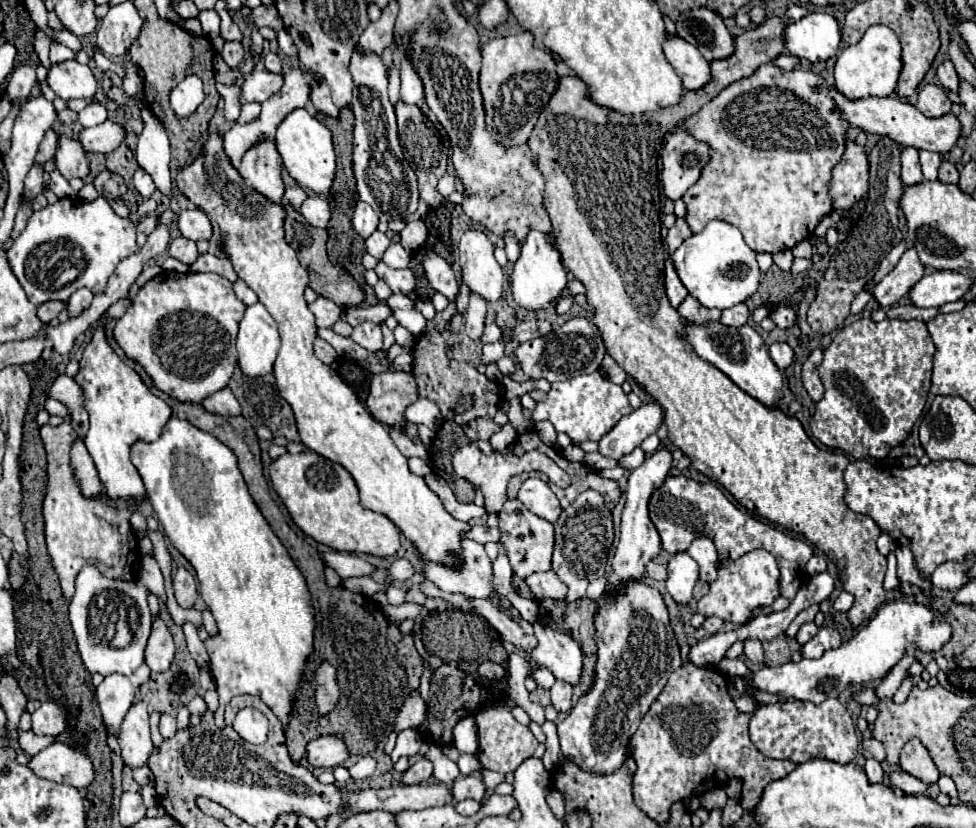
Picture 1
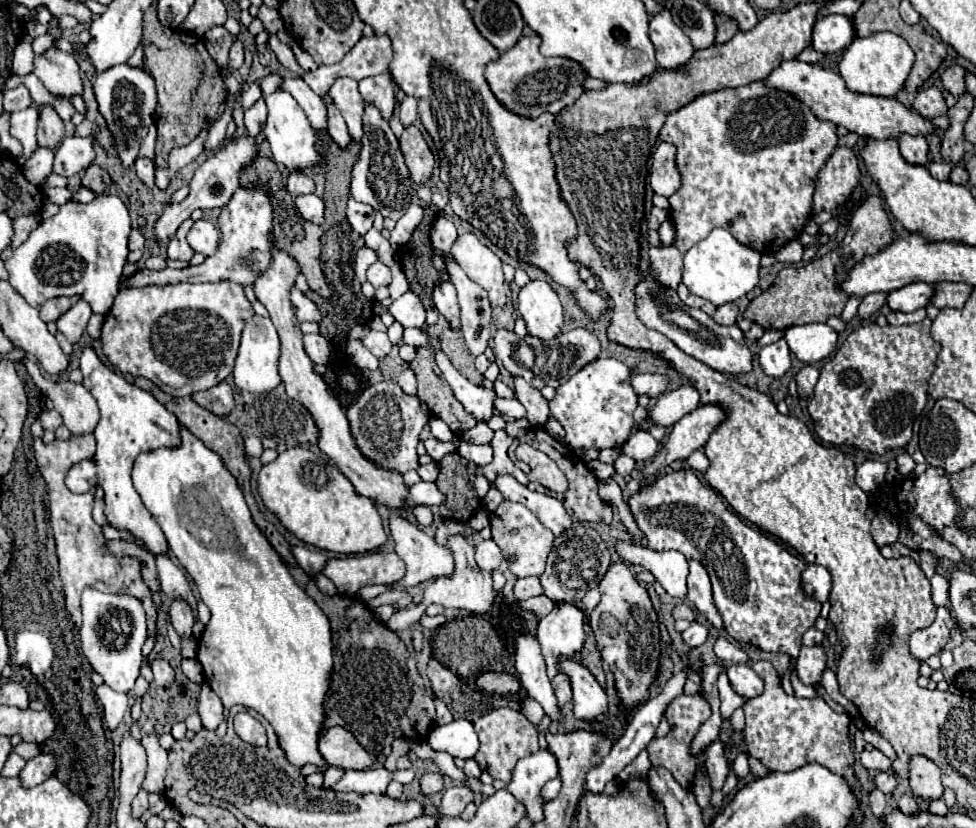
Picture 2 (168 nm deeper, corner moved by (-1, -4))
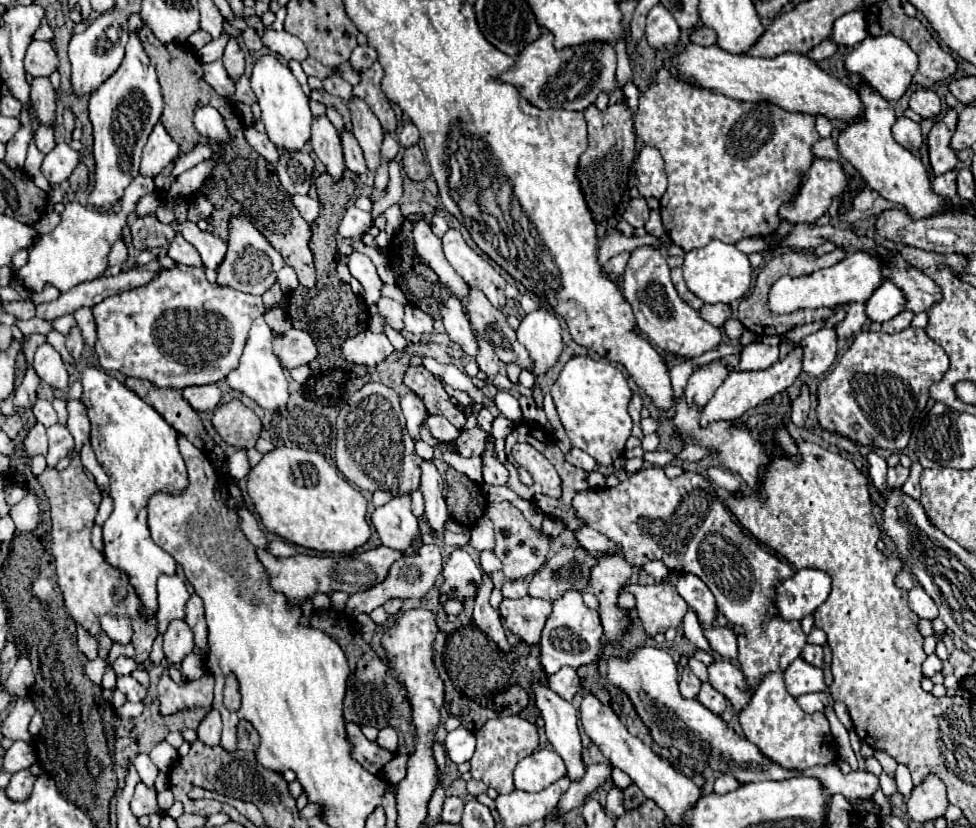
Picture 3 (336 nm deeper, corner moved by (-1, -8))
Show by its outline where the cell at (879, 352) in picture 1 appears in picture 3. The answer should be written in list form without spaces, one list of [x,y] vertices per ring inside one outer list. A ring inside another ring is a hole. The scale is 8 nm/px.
[[[908,327],[892,335],[884,331],[858,333],[834,371],[818,385],[818,421],[826,431],[862,445],[900,451],[910,439],[912,411],[926,407],[930,385],[940,381],[946,371],[946,351],[924,329]]]

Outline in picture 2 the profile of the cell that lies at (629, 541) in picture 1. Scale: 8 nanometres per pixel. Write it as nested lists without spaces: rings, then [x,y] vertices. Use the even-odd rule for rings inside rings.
[[[702,405],[696,411],[684,415],[674,425],[668,441],[662,445],[656,457],[642,467],[642,485],[652,485],[652,481],[658,477],[660,467],[668,467],[676,459],[686,459],[692,451],[700,449],[722,419],[724,409],[718,405]]]

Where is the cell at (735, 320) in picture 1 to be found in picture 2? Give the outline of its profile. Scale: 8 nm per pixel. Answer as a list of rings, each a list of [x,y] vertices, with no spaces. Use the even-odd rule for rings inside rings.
[[[728,303],[728,305],[718,307],[716,313],[712,315],[712,319],[714,319],[716,323],[720,323],[720,325],[734,325],[734,323],[738,321],[738,315],[740,315],[738,307],[736,307],[734,303]]]

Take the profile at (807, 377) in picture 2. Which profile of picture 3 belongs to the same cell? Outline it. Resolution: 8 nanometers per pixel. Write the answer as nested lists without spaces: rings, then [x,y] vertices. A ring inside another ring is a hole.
[[[802,389],[802,393],[792,403],[792,421],[794,421],[794,425],[802,427],[804,421],[808,419],[808,411],[810,411],[810,393],[808,393],[808,389]]]

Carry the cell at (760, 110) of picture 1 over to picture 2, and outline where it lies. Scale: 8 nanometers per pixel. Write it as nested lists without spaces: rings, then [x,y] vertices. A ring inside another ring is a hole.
[[[754,81],[744,87],[722,89],[722,91],[714,91],[714,93],[706,93],[706,95],[696,97],[692,103],[688,103],[680,111],[668,115],[668,119],[660,131],[660,139],[678,147],[676,163],[678,163],[678,171],[682,175],[682,187],[668,201],[670,201],[670,217],[672,217],[674,229],[676,229],[676,243],[674,245],[680,253],[688,251],[694,243],[702,241],[710,233],[710,229],[714,229],[714,227],[728,229],[742,245],[746,245],[758,253],[778,253],[788,241],[796,239],[804,231],[806,223],[812,219],[812,193],[816,187],[816,177],[818,177],[820,169],[824,167],[824,161],[828,161],[828,157],[838,147],[836,125],[832,125],[830,121],[820,121],[812,113],[812,109],[808,109],[802,101],[796,101],[796,97],[792,97],[790,93],[768,87],[764,81]]]

